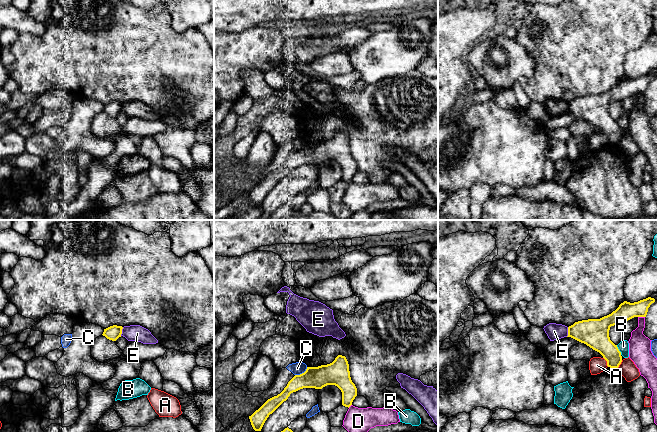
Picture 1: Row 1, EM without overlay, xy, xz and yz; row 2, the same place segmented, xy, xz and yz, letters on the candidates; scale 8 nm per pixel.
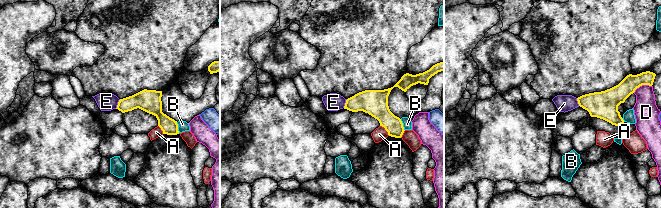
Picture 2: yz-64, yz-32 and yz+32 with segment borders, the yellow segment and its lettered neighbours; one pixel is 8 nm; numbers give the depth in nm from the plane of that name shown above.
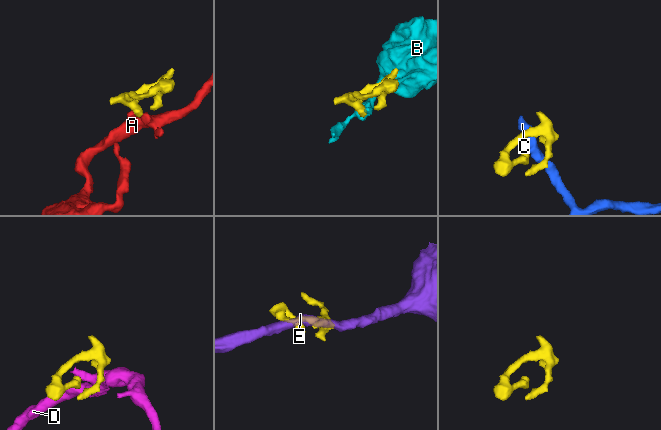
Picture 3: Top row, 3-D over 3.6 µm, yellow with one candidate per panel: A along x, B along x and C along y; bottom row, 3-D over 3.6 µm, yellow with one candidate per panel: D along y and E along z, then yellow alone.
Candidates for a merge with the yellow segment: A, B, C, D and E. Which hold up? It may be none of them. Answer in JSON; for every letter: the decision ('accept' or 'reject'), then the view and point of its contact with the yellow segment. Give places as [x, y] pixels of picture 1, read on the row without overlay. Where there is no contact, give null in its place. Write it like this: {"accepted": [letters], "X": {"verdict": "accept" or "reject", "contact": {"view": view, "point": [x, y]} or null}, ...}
{"accepted": [], "A": {"verdict": "reject", "contact": {"view": "yz", "point": [607, 138]}}, "B": {"verdict": "reject", "contact": {"view": "yz", "point": [618, 126]}}, "C": {"verdict": "reject", "contact": {"view": "xz", "point": [302, 149]}}, "D": {"verdict": "reject", "contact": {"view": "yz", "point": [641, 92]}}, "E": {"verdict": "reject", "contact": {"view": "yz", "point": [568, 108]}}}

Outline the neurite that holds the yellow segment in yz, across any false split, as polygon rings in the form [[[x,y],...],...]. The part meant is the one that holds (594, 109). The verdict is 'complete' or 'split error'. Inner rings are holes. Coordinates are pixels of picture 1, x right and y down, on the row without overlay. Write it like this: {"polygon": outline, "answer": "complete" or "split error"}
{"polygon": [[[651,73],[634,79],[624,77],[607,92],[575,98],[568,103],[567,113],[584,119],[599,128],[607,137],[608,143],[618,144],[622,138],[622,132],[617,121],[610,116],[610,103],[623,101],[634,93],[646,93],[648,84],[654,78],[655,75]]], "answer": "complete"}

